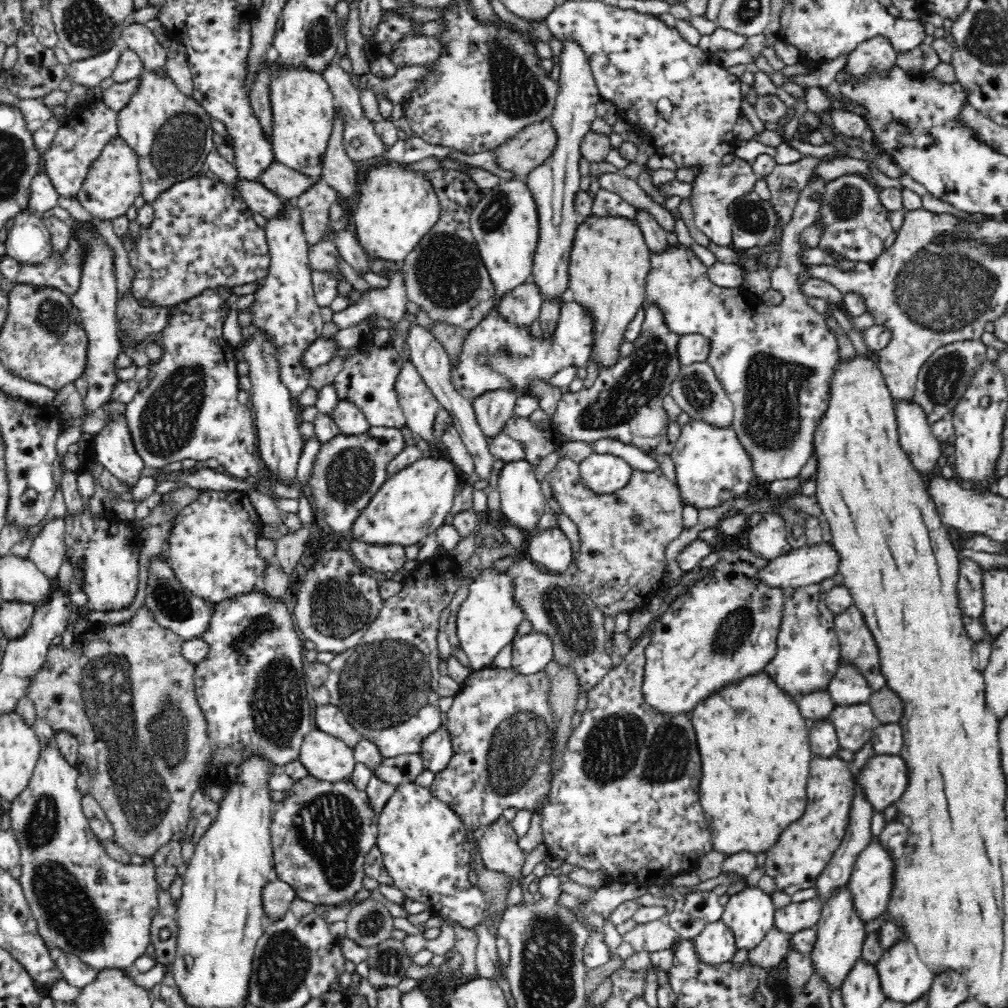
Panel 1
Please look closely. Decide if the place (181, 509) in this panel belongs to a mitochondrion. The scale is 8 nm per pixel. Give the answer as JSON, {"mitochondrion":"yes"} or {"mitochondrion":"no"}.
{"mitochondrion":"no"}

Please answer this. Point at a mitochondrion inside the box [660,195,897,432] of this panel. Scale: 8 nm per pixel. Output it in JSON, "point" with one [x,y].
{"point":[698,393]}

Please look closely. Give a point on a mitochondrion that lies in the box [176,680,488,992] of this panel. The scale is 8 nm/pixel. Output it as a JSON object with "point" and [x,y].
{"point":[328,826]}

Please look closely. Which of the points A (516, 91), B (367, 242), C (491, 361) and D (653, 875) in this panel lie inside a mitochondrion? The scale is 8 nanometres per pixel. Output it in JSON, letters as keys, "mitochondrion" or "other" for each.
{"A":"mitochondrion","B":"other","C":"mitochondrion","D":"other"}

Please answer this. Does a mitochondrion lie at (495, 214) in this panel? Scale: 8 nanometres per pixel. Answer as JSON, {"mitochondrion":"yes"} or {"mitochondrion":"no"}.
{"mitochondrion":"yes"}

